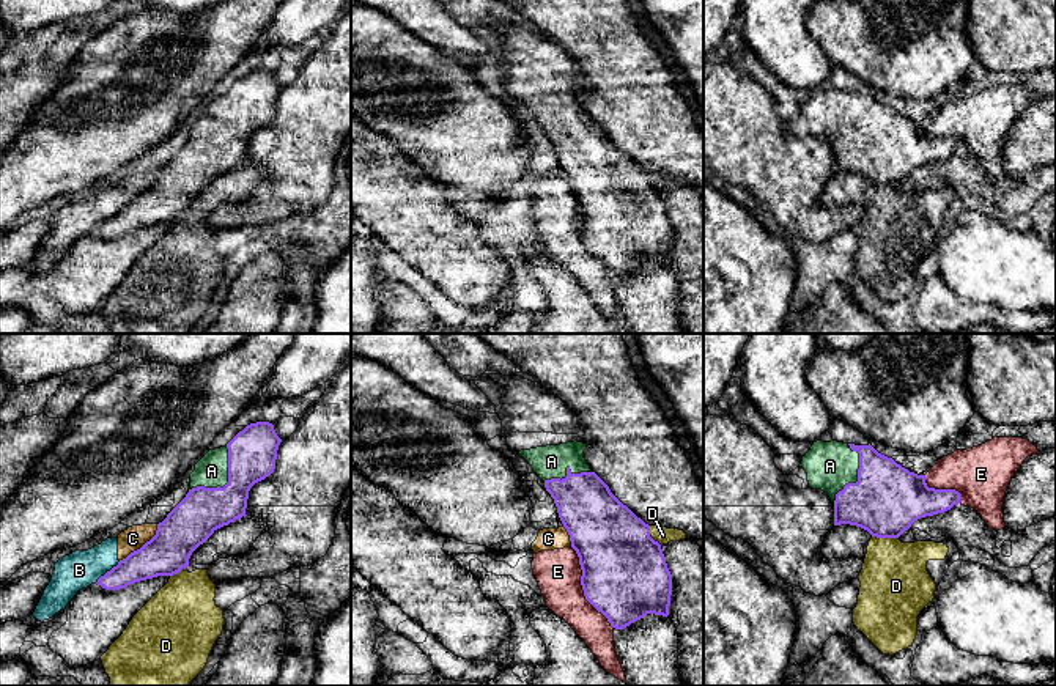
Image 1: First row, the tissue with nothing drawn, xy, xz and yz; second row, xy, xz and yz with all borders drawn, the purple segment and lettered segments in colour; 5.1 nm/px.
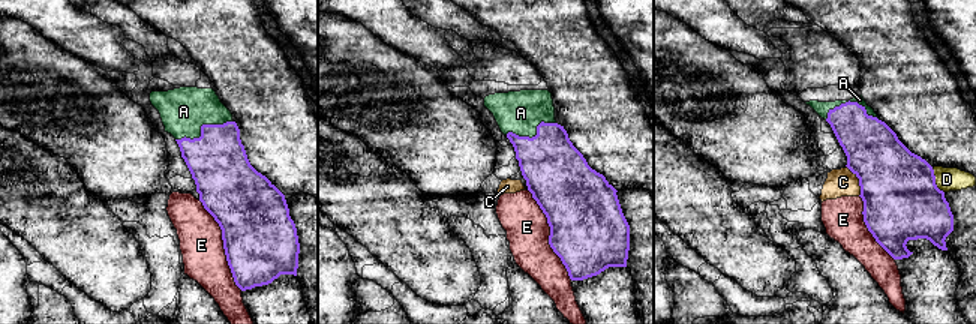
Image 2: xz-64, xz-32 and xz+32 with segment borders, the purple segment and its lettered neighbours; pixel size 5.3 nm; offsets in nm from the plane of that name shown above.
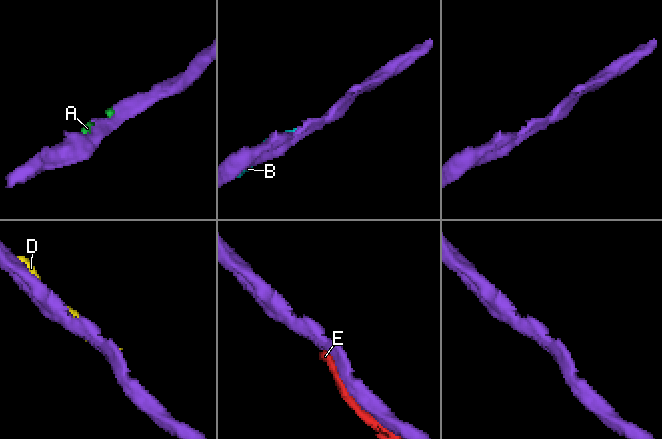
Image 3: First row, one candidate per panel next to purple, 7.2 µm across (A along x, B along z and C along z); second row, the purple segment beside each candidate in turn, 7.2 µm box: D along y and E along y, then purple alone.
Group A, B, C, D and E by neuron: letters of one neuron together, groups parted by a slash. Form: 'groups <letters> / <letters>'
groups A / B C E / D

